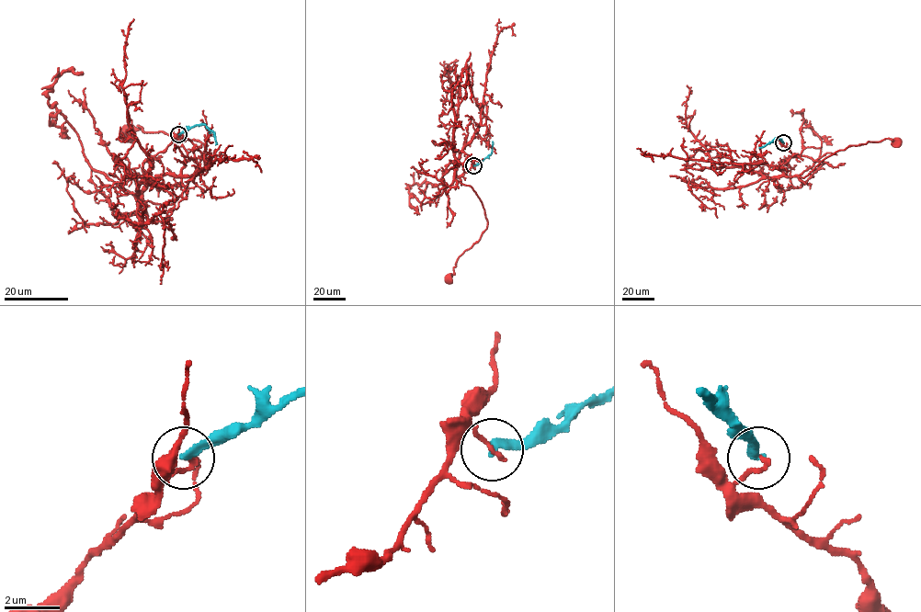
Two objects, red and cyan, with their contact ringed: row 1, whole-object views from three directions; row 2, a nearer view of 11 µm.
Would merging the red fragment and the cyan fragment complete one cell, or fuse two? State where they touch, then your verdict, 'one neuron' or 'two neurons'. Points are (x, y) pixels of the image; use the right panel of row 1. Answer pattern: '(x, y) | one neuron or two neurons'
(783, 142) | two neurons

